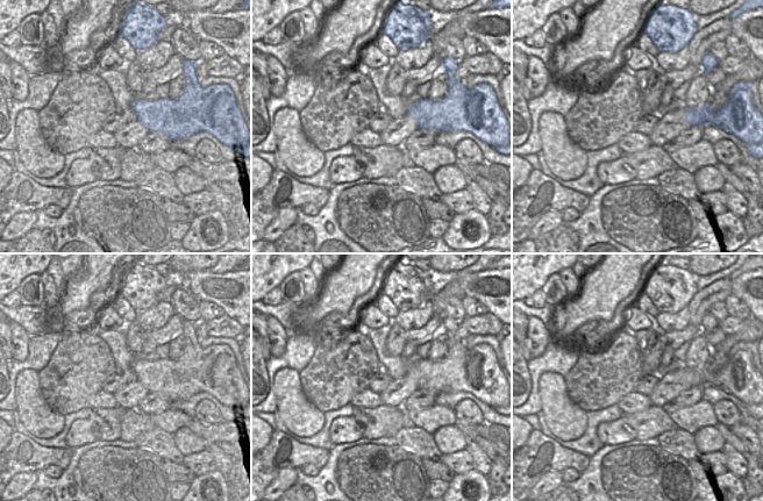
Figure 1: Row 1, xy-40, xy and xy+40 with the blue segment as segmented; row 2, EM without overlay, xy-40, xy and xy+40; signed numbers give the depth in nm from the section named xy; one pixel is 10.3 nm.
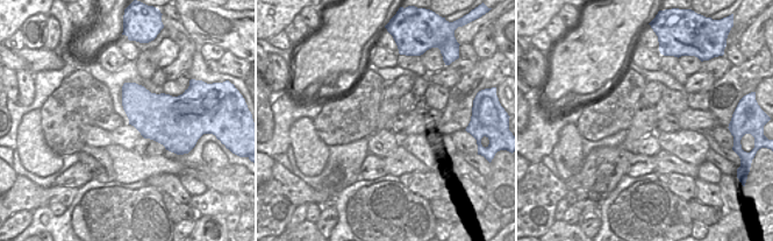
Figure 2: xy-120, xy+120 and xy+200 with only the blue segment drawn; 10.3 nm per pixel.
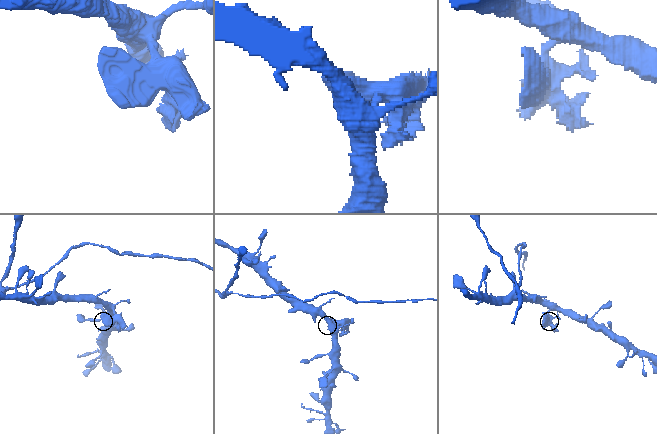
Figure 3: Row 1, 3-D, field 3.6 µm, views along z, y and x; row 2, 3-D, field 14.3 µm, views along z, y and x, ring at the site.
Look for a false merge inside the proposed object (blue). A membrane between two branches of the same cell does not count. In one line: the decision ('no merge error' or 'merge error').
merge error

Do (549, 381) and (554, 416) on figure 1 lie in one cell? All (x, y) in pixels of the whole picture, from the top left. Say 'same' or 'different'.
same

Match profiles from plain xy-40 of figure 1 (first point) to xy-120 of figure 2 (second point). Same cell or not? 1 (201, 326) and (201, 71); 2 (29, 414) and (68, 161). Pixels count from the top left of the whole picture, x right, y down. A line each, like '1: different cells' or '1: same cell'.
1: different cells
2: different cells

